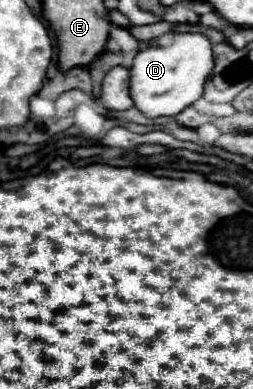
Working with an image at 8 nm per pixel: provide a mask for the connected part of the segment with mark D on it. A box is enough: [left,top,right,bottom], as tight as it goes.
[131,34,213,118]

